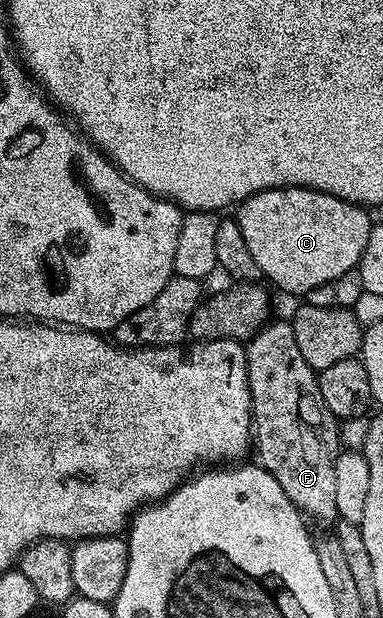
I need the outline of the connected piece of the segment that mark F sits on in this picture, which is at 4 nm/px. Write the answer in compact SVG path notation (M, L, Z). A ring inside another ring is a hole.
M286 319L274 320L264 324L245 344L247 377L251 391L253 448L254 451L259 451L258 463L265 470L269 470L273 478L277 478L289 502L293 502L293 506L297 506L304 517L315 516L319 524L334 525L339 520L339 511L336 497L337 478L333 470L341 451L341 428L337 417L329 410L329 406L325 406L325 398L321 398L319 377L301 355L297 338L293 338L293 326Z

